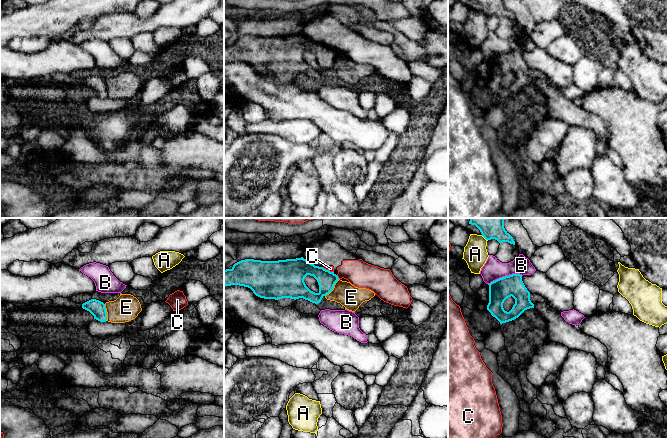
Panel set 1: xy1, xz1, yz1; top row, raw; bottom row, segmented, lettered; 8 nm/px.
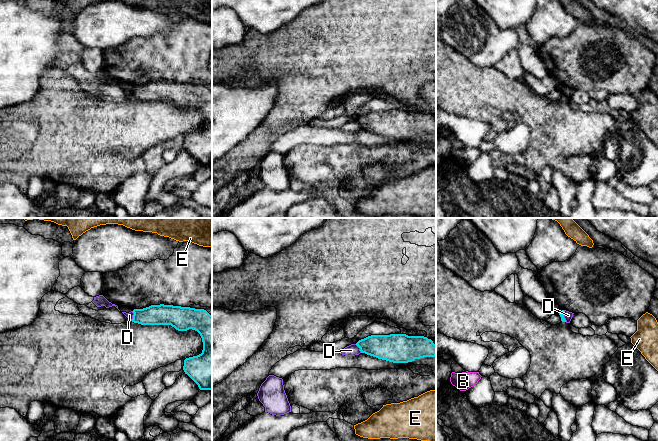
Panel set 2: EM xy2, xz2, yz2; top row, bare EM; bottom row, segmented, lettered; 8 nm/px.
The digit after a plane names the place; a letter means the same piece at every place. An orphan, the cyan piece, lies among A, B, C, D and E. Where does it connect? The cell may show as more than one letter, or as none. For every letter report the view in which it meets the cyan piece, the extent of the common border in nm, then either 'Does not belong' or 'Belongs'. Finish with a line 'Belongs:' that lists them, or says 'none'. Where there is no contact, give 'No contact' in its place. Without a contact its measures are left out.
A: Touches cyan in yz1. Shared border 70 nm. Does not belong
B: Touches cyan in yz1. Shared border 280 nm. Does not belong
C: Touches cyan in xz1. Shared border 40 nm. Does not belong
D: Touches cyan in xy2. Shared border 80 nm. Does not belong
E: Touches cyan in xz1. Shared border 180 nm. Does not belong
Belongs: none

